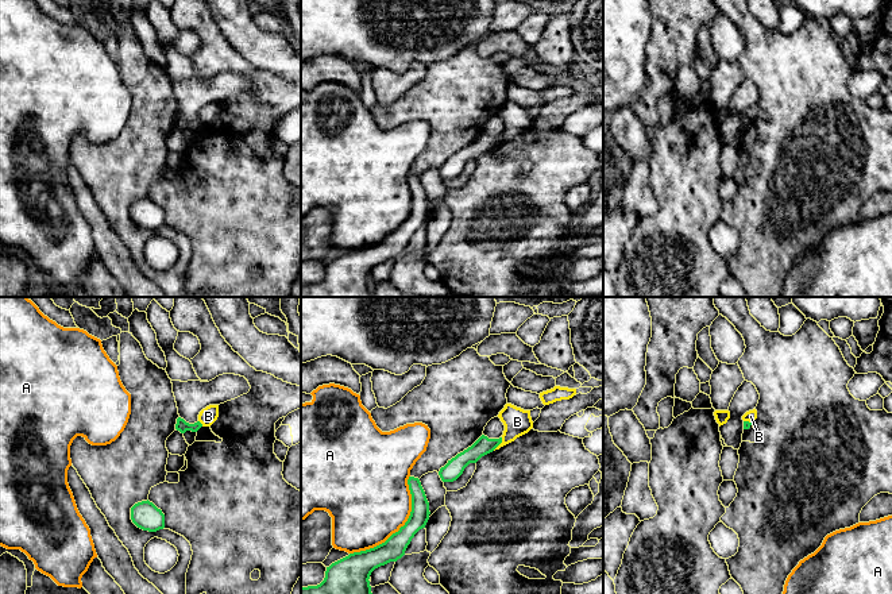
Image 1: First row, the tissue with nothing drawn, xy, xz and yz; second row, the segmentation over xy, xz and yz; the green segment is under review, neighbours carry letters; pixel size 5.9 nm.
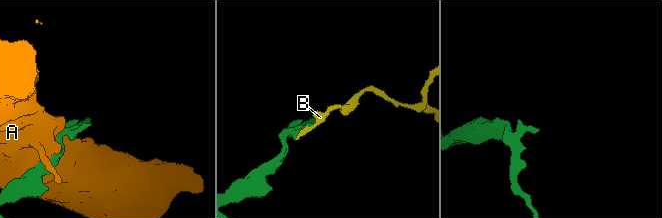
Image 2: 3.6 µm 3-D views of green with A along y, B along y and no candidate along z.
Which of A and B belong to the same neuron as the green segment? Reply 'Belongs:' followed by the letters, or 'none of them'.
Belongs: none of them

